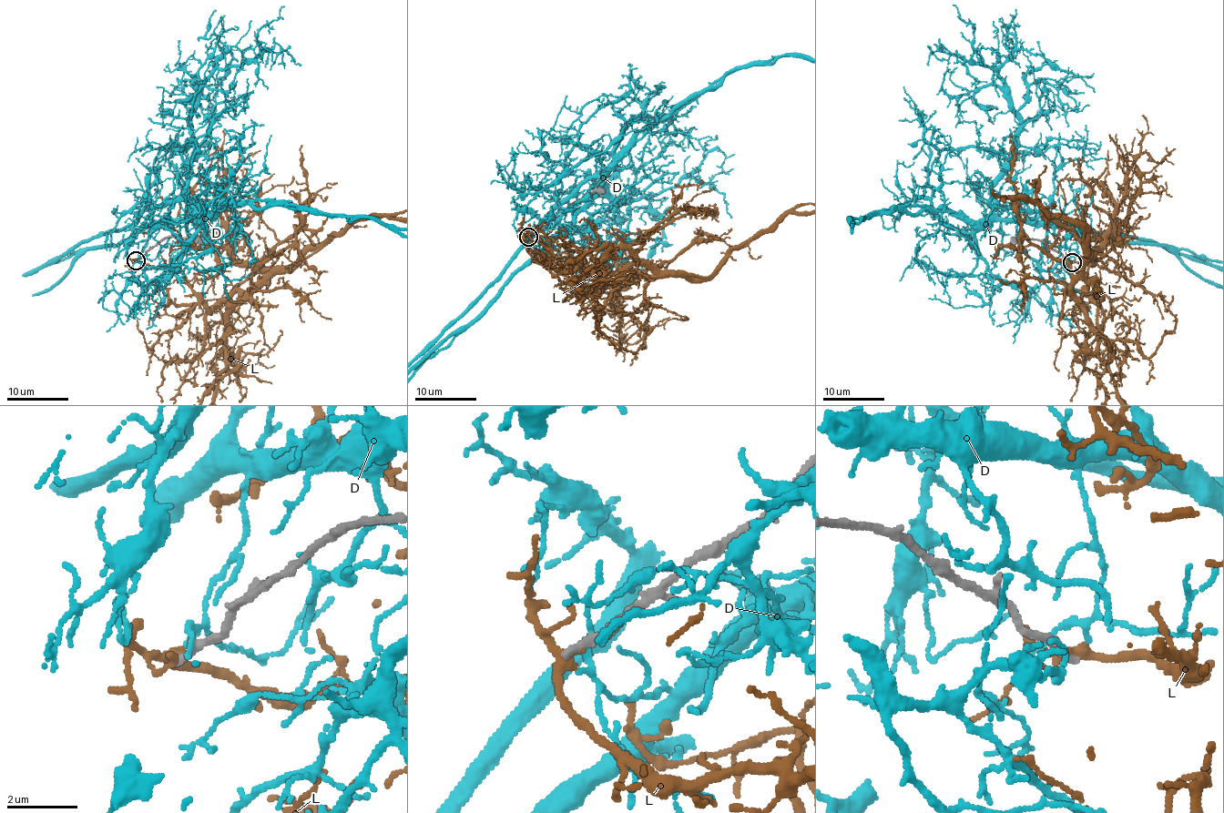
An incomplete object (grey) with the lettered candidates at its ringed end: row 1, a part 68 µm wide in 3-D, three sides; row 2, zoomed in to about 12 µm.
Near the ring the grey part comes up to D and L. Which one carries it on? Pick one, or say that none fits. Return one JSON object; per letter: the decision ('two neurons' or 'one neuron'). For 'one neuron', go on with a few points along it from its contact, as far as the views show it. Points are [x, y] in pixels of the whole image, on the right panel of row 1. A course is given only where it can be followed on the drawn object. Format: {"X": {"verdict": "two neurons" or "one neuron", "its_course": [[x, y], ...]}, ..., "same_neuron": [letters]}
{"D": {"verdict": "two neurons"}, "L": {"verdict": "two neurons"}, "same_neuron": []}

